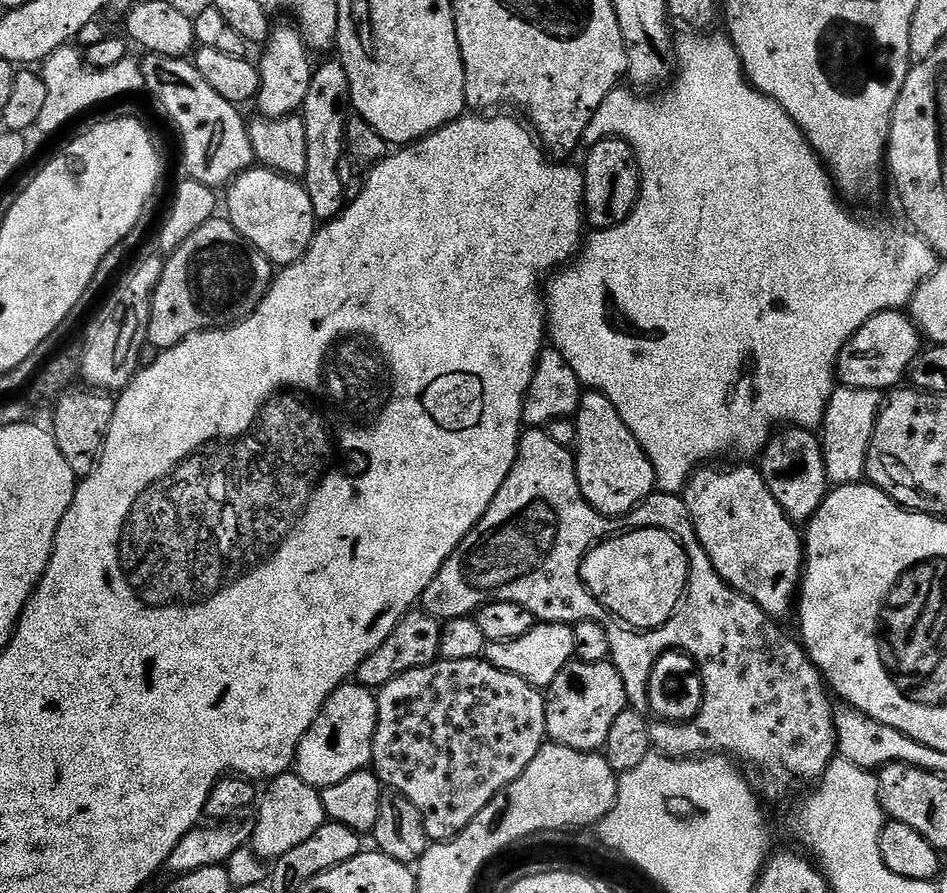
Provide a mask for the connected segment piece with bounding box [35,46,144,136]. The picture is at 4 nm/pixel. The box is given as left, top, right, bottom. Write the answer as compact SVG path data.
M76 46L59 48L42 64L42 75L46 82L46 102L42 105L42 115L35 126L37 133L52 136L63 124L71 122L75 116L104 104L107 100L116 100L119 96L128 96L131 92L144 88L144 76L140 73L140 60L124 59L116 66L108 69L89 67L85 61L85 53Z

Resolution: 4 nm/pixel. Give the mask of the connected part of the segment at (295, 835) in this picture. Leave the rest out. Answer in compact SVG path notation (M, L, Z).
M295 771L284 772L267 781L265 788L268 789L262 792L258 800L256 829L252 832L252 840L250 836L250 847L261 861L274 862L294 850L294 846L302 846L306 838L310 838L326 823L326 817L320 797L321 789L302 782Z

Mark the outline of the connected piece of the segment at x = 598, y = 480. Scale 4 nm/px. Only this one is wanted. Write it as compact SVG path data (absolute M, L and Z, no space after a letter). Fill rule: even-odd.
M585 391L578 402L574 423L576 428L574 445L576 477L588 505L601 516L609 518L623 518L629 512L636 511L646 497L657 491L656 471L646 458L638 438L634 438L634 434L630 434L630 426L626 426L626 422L622 422L622 414L618 414L618 410L614 410L614 402L610 402L610 398L606 398L601 392Z

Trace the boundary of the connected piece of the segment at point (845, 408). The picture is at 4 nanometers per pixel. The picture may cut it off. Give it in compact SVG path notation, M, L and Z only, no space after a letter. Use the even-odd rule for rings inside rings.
M837 387L832 393L822 425L824 462L828 479L833 485L858 484L865 479L864 467L868 457L870 438L882 403L881 393L874 390Z

